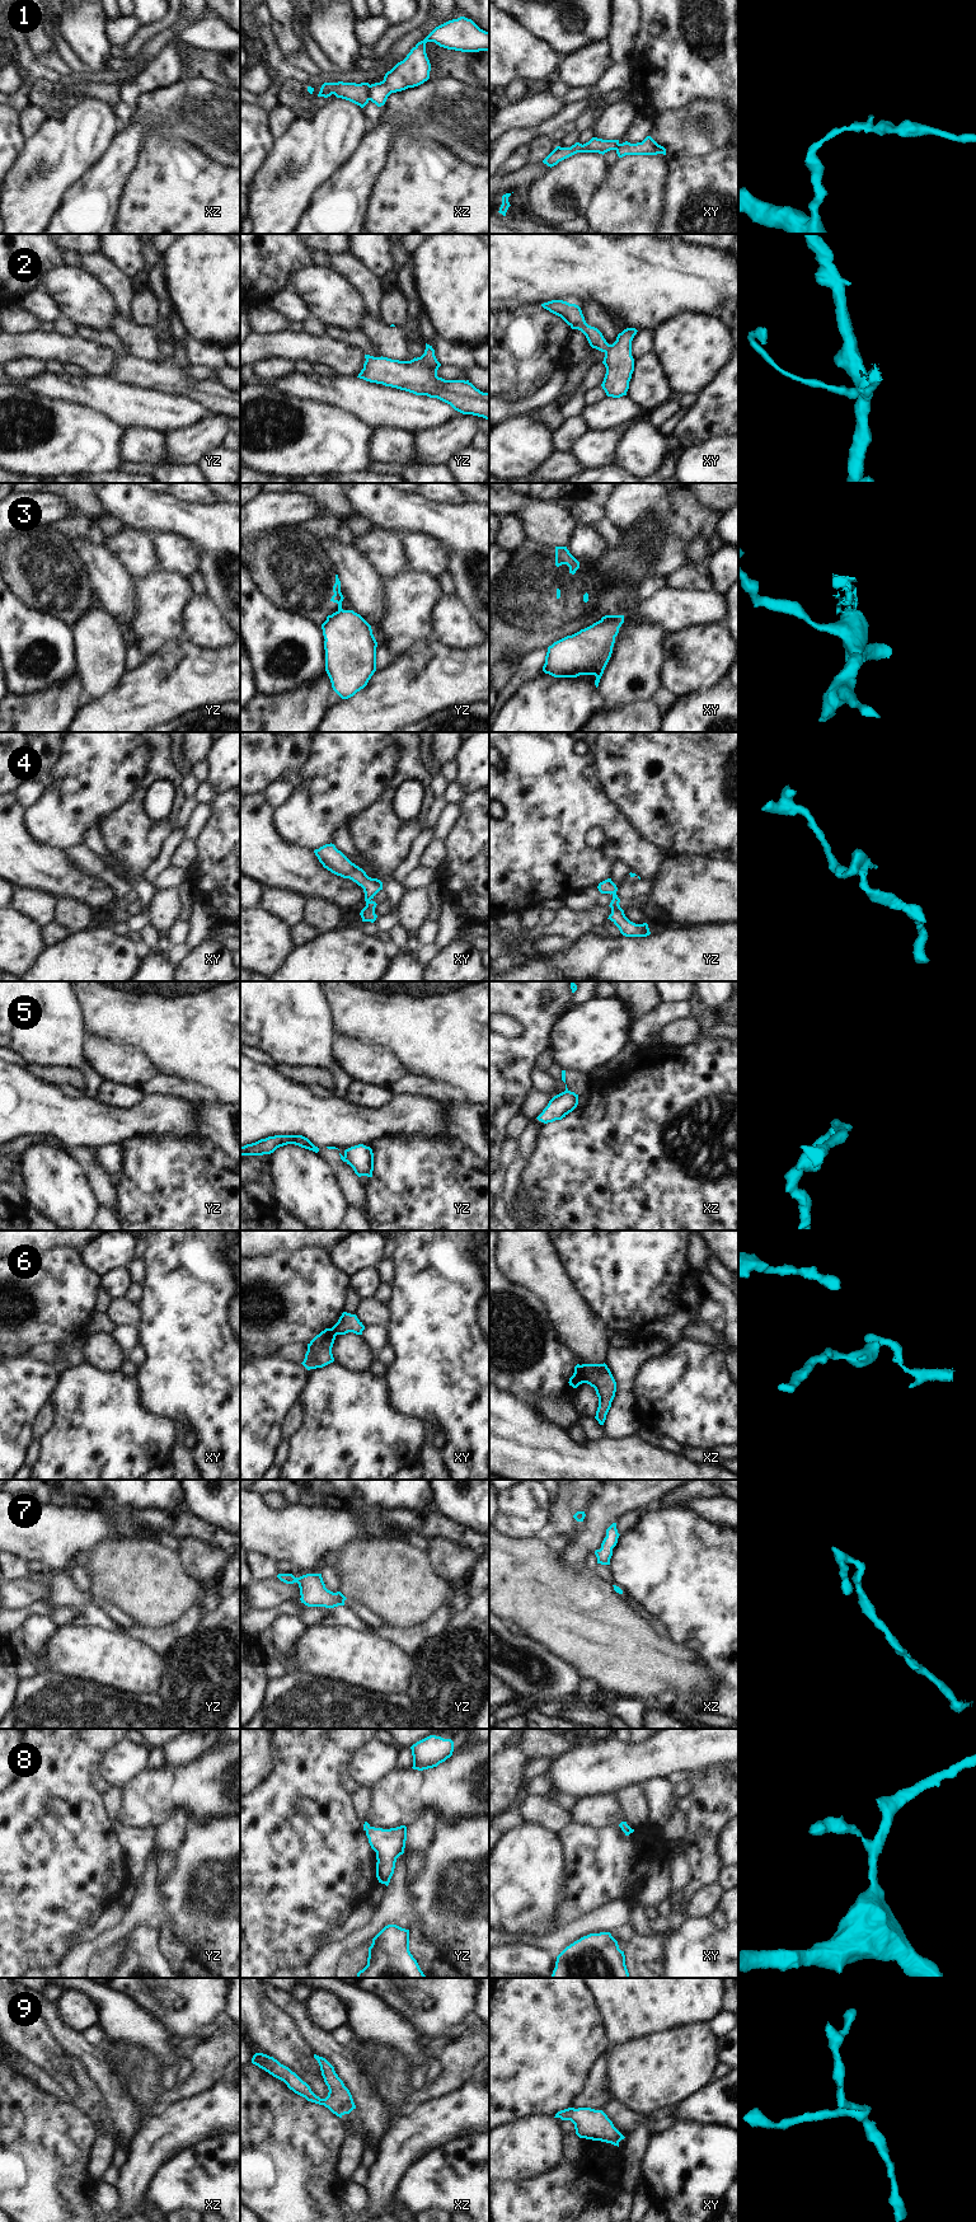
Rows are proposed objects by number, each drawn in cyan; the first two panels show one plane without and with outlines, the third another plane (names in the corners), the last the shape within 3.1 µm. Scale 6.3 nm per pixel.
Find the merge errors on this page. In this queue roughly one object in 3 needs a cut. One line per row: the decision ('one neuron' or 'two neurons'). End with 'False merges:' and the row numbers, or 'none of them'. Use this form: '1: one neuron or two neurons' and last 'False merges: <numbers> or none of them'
1: two neurons
2: one neuron
3: two neurons
4: one neuron
5: two neurons
6: two neurons
7: one neuron
8: one neuron
9: one neuron
False merges: 1, 3, 5, 6

